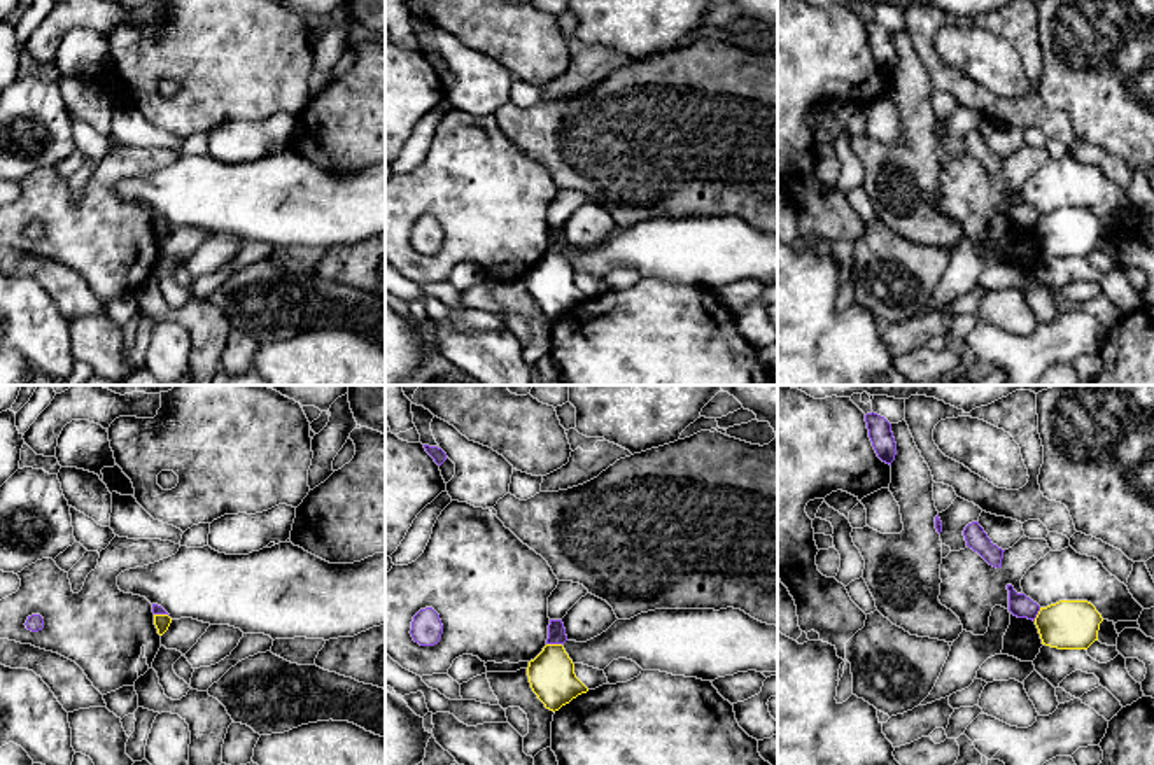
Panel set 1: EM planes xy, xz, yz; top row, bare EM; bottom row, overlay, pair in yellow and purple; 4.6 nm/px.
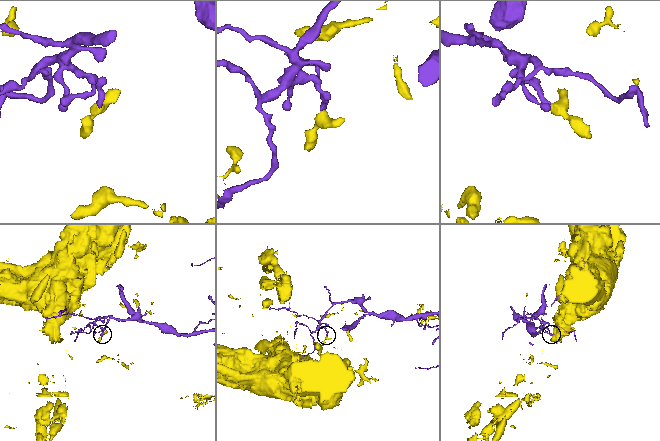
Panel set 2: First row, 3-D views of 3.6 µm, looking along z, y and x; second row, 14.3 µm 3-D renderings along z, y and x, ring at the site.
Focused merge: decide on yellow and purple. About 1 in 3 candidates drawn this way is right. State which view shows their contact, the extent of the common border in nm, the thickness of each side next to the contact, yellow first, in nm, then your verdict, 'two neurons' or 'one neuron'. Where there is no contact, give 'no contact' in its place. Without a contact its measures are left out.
meets yellow in xz; contact 70 nm long; 220 nm thick on the yellow side, 80 nm on the other; two neurons

